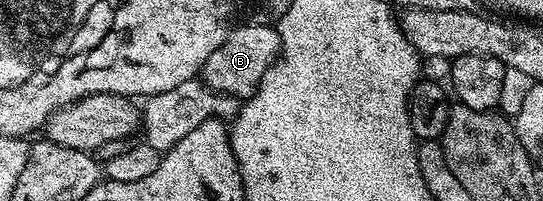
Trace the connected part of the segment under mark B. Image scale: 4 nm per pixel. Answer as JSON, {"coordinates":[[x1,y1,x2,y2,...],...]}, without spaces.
{"coordinates":[[238,26,231,29,230,35,208,56,202,65,201,81,217,93,226,94,239,100,250,98,264,80,264,74,272,63,278,61,282,53,282,41,277,29,270,26]]}

